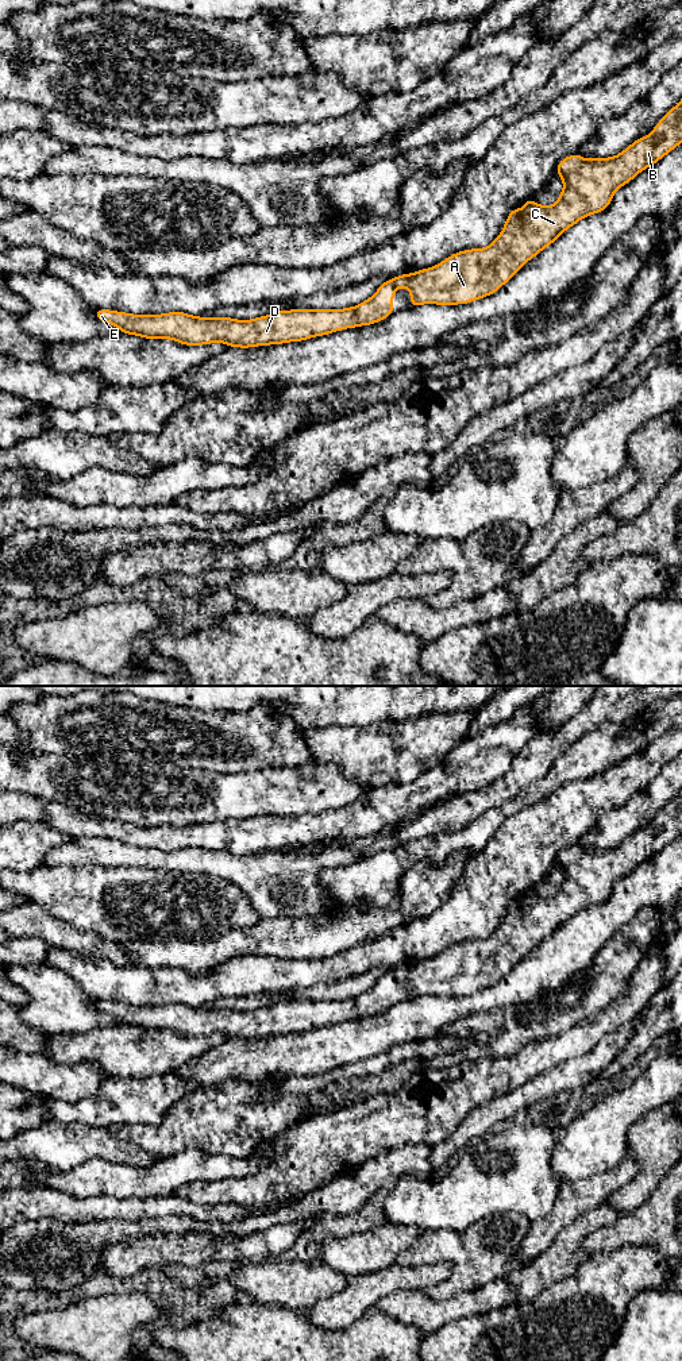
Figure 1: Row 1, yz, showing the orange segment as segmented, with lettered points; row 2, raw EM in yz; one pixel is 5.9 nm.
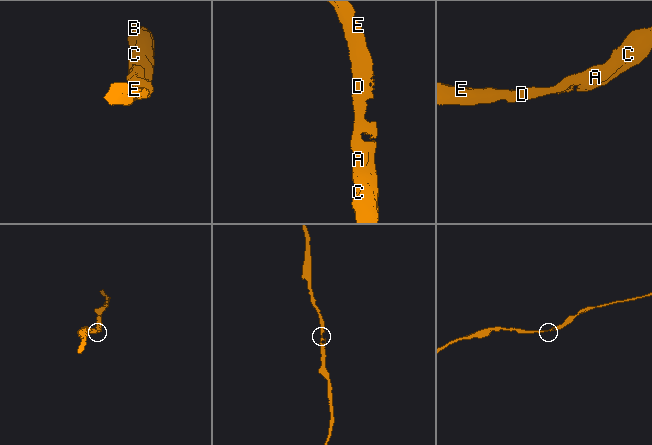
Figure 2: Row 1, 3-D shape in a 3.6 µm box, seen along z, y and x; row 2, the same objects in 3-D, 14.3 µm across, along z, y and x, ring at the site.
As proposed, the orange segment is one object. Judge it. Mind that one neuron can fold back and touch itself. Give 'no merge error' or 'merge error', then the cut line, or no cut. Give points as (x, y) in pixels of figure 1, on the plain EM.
no merge error; no cut

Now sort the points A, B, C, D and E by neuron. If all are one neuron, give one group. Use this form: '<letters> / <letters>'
A B C D E

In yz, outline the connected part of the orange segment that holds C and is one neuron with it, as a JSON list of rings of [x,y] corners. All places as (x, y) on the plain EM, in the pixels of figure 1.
[[[682,791],[648,828],[636,830],[616,848],[585,851],[577,844],[563,849],[555,860],[565,874],[556,894],[544,898],[529,890],[523,894],[524,910],[520,909],[520,897],[515,898],[490,937],[463,941],[434,959],[388,971],[373,988],[352,999],[278,1002],[242,1013],[232,1009],[205,1010],[185,1003],[132,1006],[95,1000],[93,1006],[123,1025],[145,1030],[172,1030],[185,1037],[221,1033],[228,1038],[248,1040],[303,1033],[344,1019],[375,1015],[394,1005],[393,986],[401,978],[411,982],[411,999],[428,994],[473,994],[496,984],[529,951],[581,910],[605,902],[617,880],[681,834]]]

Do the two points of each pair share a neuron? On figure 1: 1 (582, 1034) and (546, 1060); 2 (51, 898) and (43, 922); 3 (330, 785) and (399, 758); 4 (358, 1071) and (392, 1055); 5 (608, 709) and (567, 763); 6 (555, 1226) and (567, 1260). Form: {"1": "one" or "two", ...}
{"1": "one", "2": "two", "3": "two", "4": "one", "5": "two", "6": "two"}

